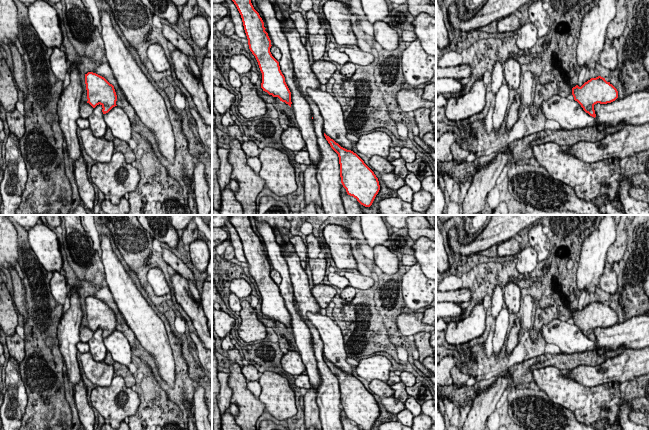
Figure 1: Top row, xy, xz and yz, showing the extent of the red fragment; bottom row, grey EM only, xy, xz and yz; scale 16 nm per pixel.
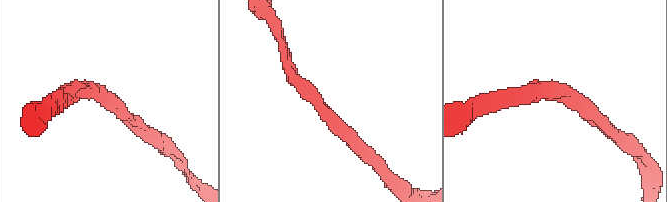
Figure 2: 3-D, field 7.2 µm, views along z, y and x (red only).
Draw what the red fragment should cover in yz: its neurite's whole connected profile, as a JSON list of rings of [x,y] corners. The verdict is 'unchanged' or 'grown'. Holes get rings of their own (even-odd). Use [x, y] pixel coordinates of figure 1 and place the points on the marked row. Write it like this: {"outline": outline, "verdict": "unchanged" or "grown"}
{"outline": [[[598,76],[591,78],[581,87],[576,85],[572,88],[572,95],[583,110],[592,117],[596,117],[594,105],[597,103],[607,104],[615,101],[618,98],[617,89],[605,80]]], "verdict": "unchanged"}

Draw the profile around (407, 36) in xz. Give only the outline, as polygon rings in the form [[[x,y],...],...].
[[[402,31],[401,34],[401,39],[402,41],[406,42],[413,42],[417,39],[416,34],[414,33],[414,31]]]

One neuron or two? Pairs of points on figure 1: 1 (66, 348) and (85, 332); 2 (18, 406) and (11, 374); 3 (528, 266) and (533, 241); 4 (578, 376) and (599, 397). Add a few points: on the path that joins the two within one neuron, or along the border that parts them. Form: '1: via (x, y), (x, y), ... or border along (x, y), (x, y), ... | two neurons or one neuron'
1: border along (81, 328), (79, 340) | two neurons
2: via (15, 398), (13, 382) | one neuron
3: via (528, 260), (528, 257), (534, 251), (534, 247) | one neuron
4: border along (567, 376), (587, 386), (611, 382) | two neurons

